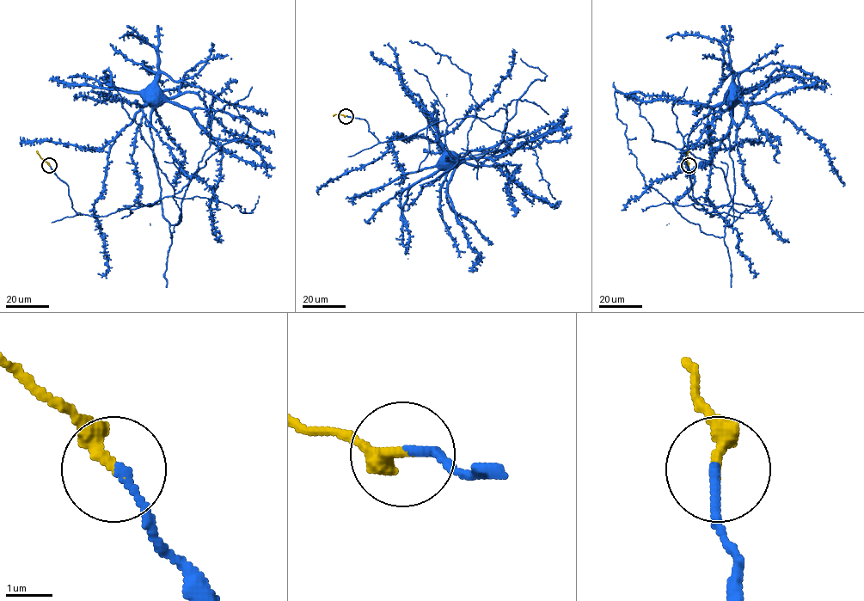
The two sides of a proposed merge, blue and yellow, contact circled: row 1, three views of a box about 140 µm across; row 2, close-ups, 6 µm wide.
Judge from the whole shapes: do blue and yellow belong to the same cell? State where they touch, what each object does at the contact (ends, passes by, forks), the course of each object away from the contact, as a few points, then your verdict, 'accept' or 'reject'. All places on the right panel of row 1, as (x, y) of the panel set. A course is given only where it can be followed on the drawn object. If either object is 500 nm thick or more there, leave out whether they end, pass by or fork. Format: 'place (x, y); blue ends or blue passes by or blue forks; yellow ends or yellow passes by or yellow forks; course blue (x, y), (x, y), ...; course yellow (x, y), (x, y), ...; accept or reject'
place (689, 165); blue ends; yellow ends; course blue (689, 165), (692, 195), (713, 216), (693, 204), (723, 206), (732, 199), (732, 110), (726, 104), (730, 97); course yellow (689, 165), (686, 158), (689, 151); accept

